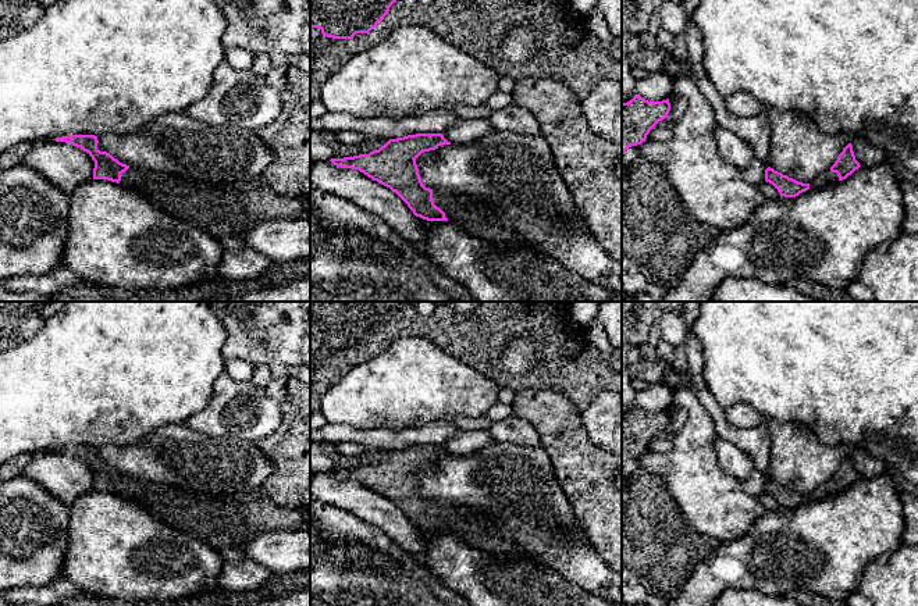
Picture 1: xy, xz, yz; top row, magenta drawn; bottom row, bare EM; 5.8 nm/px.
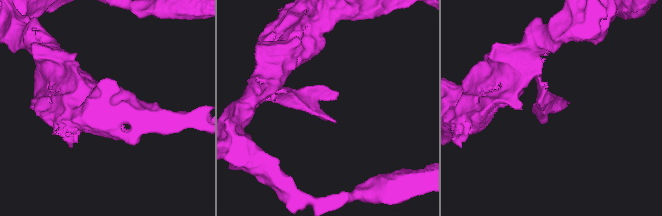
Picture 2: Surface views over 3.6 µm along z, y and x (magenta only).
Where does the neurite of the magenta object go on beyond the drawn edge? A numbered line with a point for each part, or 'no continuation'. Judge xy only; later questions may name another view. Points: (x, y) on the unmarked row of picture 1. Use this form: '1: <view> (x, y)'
no continuation

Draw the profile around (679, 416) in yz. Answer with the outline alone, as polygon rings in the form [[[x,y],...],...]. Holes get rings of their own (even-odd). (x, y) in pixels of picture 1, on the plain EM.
[[[672,404],[668,410],[669,410],[669,414],[670,414],[670,423],[668,425],[668,429],[670,432],[676,434],[686,424],[688,414],[684,409],[682,409],[676,404]]]

